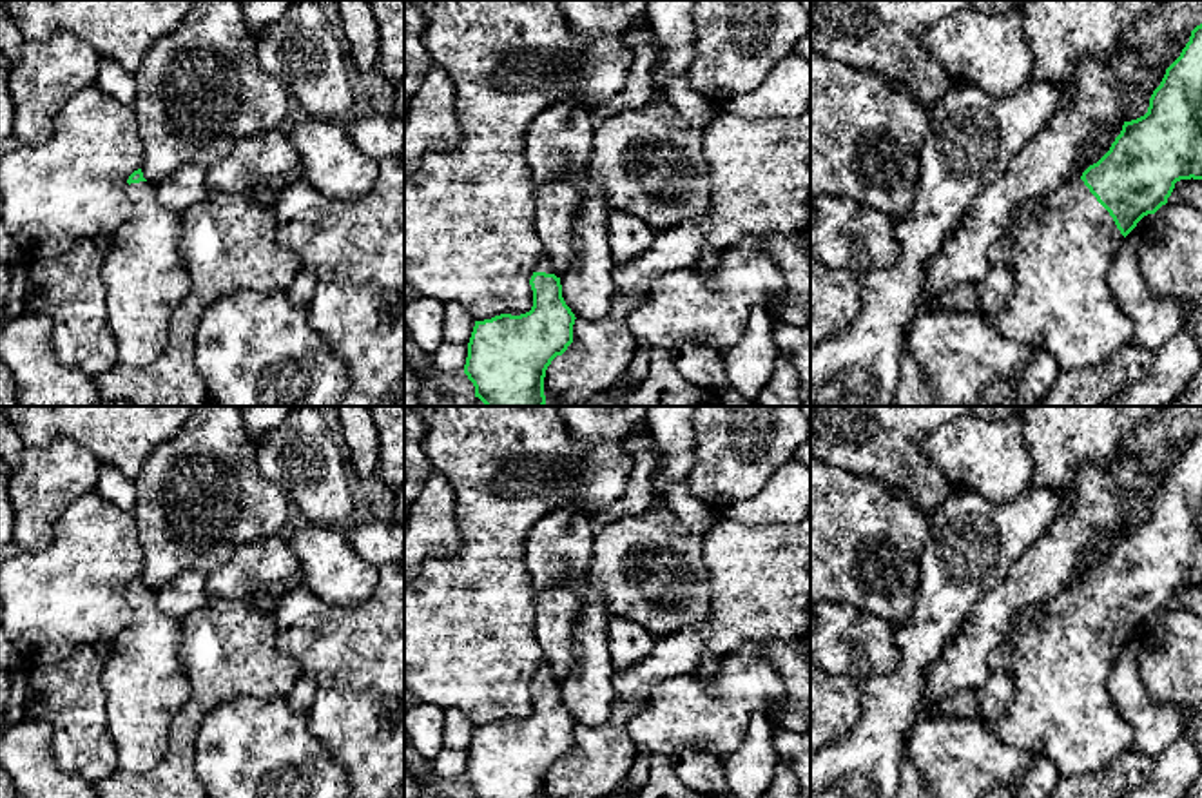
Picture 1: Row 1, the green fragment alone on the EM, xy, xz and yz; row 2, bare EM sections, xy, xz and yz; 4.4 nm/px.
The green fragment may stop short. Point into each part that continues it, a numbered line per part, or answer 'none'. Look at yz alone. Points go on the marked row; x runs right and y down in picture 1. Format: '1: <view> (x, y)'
1: yz (1063, 305)

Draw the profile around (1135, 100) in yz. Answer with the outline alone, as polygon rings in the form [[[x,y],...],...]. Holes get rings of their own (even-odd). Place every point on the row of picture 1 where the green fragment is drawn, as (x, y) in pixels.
[[[1129,85],[1120,96],[1124,122],[1137,120],[1148,112],[1149,98],[1158,85]]]

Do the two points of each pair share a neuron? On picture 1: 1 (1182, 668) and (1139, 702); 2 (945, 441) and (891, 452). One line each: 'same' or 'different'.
1: different
2: different

